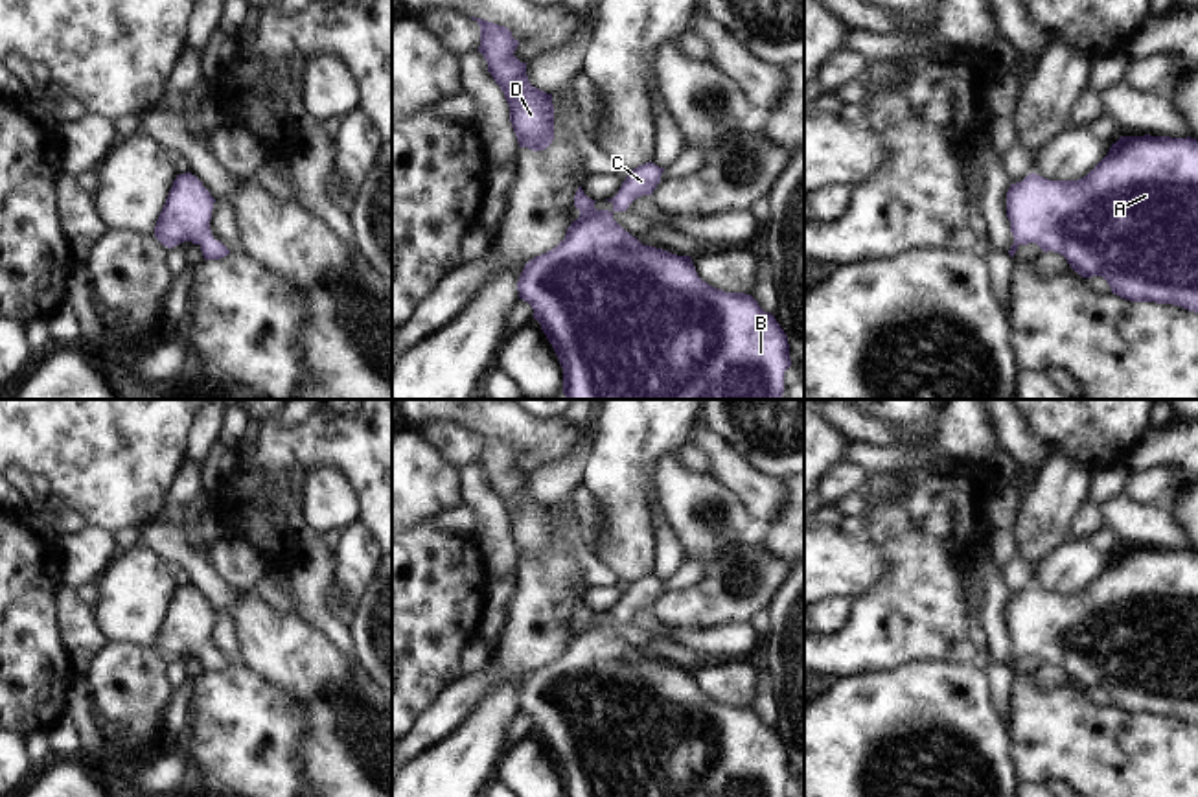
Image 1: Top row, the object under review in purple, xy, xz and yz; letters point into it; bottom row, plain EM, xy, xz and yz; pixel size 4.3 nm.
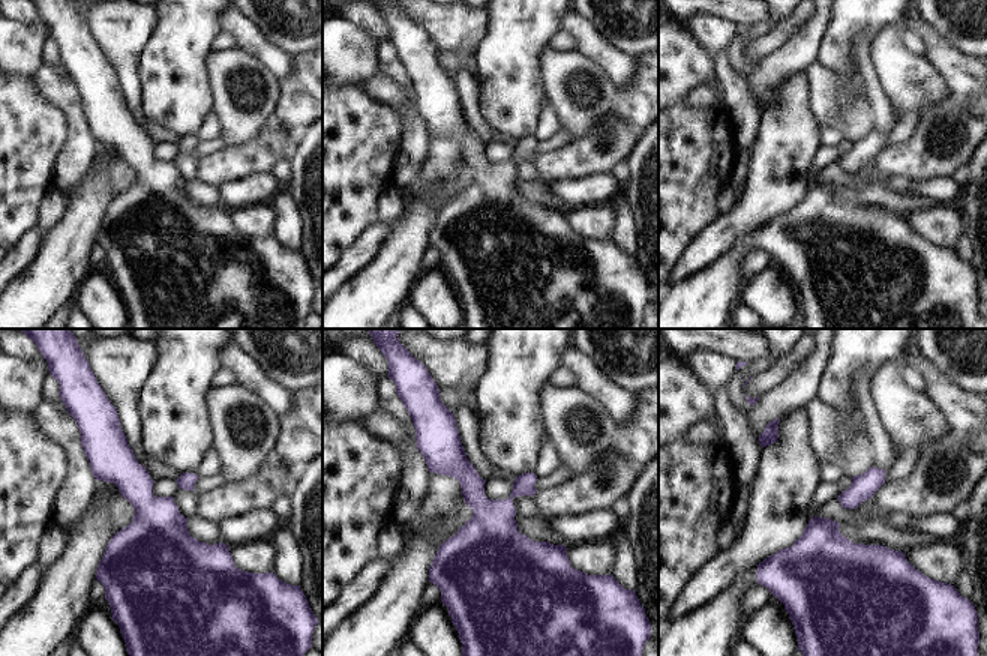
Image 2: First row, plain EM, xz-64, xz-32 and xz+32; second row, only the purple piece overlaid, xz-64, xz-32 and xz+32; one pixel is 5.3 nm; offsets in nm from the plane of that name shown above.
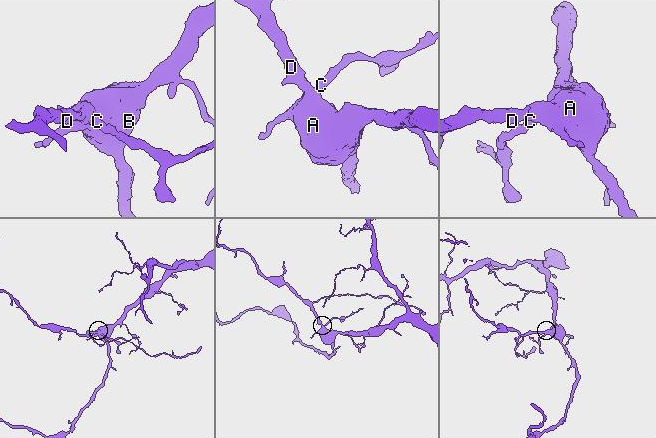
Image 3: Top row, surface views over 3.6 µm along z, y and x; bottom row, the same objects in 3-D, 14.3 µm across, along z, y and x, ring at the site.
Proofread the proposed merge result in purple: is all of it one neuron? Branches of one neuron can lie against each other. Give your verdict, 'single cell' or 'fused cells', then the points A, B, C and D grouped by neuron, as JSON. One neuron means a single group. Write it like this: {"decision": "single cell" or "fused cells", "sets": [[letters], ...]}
{"decision": "single cell", "sets": [["A", "B", "C", "D"]]}

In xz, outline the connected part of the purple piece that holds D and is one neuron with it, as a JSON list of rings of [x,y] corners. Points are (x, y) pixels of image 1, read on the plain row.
[[[475,431],[480,438],[478,464],[488,475],[488,484],[504,504],[510,517],[510,534],[519,560],[532,563],[547,561],[554,552],[554,517],[552,506],[530,497],[526,475],[521,475],[513,464],[519,453],[504,438]]]

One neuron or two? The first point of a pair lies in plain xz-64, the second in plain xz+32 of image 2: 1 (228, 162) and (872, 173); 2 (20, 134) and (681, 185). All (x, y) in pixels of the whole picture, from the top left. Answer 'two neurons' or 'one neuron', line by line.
1: two neurons
2: one neuron

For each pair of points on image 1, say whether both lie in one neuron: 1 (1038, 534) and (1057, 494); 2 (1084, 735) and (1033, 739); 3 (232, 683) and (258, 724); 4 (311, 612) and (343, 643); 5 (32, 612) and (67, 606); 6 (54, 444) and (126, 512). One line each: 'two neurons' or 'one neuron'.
1: one neuron
2: one neuron
3: one neuron
4: one neuron
5: two neurons
6: one neuron

